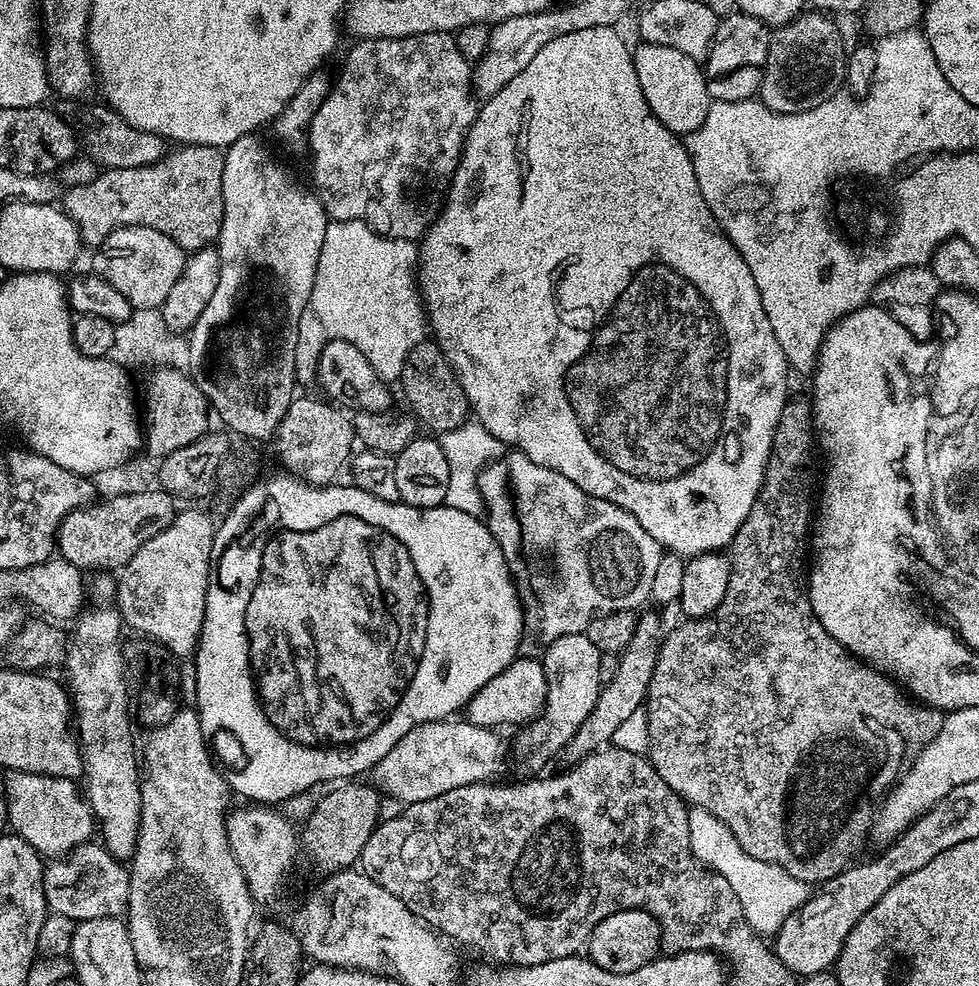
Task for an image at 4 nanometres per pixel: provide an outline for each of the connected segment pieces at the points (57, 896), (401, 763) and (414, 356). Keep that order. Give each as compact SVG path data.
M89 842L80 844L67 858L45 867L44 893L51 911L64 914L75 922L120 916L128 906L130 876L129 869L114 859L104 845Z
M467 718L431 720L419 724L371 769L371 783L385 797L393 796L409 805L426 798L438 798L438 794L458 790L458 786L491 781L504 760L504 744L500 741L500 734L491 728L471 724Z
M425 342L412 351L406 360L406 366L398 381L404 387L404 396L408 399L407 407L421 425L433 428L433 433L443 434L458 430L458 426L469 423L470 409L468 399L462 390L462 382L454 374L446 354L434 342Z

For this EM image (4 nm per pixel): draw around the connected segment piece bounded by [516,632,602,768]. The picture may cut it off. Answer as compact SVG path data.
M584 632L566 634L562 638L547 641L548 648L542 655L544 673L548 679L546 702L540 715L529 720L519 729L516 748L524 752L524 764L528 768L540 768L551 756L559 757L570 738L578 732L578 726L590 718L594 702L598 702L602 687L600 660L602 654Z

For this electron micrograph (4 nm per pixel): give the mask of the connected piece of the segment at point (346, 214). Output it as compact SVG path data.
M427 32L406 38L361 40L353 45L348 52L348 61L344 64L340 78L337 82L335 80L334 85L329 89L327 98L316 111L306 133L306 144L312 147L313 181L311 180L311 183L326 210L329 221L362 220L365 224L372 225L381 236L389 236L395 240L419 241L427 235L428 229L441 214L444 201L448 199L448 189L451 188L452 180L456 176L456 167L460 165L460 157L463 156L464 146L468 143L468 132L475 126L478 102L476 106L473 61L464 55L459 39L450 32Z

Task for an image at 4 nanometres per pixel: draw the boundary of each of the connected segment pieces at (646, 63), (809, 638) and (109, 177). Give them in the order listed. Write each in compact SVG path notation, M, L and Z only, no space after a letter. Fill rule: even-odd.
M641 43L639 47L634 52L636 73L657 118L677 134L697 132L709 123L714 112L714 97L701 61L682 54L682 50L674 50L674 46Z
M793 395L782 406L782 418L778 420L778 426L774 432L774 442L772 443L772 453L768 459L768 470L764 475L764 485L760 488L760 494L756 499L754 506L746 522L742 524L740 529L737 530L736 535L733 537L730 545L730 563L732 569L730 570L730 586L726 586L726 598L722 598L719 606L710 613L709 616L697 616L695 618L685 619L685 624L680 624L672 633L665 635L662 640L662 651L659 658L656 660L654 666L654 674L652 681L648 687L648 695L646 697L646 707L648 710L648 721L650 722L650 742L648 743L647 755L650 757L652 764L656 768L656 772L663 780L672 787L676 793L679 794L689 805L697 808L705 808L710 814L714 814L714 818L718 818L725 824L729 830L732 831L734 836L738 838L738 842L746 854L750 854L754 858L758 858L762 862L770 862L777 864L782 870L786 870L790 874L794 874L794 878L805 880L810 886L819 885L825 880L832 880L838 873L843 872L845 868L853 863L856 851L863 846L864 840L869 839L872 830L872 817L874 815L874 802L879 801L881 797L887 793L888 789L896 783L898 777L901 775L902 769L905 767L906 759L904 755L907 754L908 748L911 750L921 749L927 746L928 743L938 734L938 730L944 725L944 716L940 709L930 708L926 704L917 703L913 697L909 696L895 680L892 680L884 673L879 672L877 668L871 667L864 663L862 660L857 660L852 653L847 652L839 642L837 642L829 632L822 626L822 622L818 622L818 618L814 614L814 610L810 606L810 598L808 597L808 572L806 571L806 557L810 552L810 529L814 524L814 497L818 492L818 476L812 473L812 448L817 447L818 440L814 435L814 417L812 415L812 401L800 396Z
M185 144L183 146L173 147L162 159L154 162L150 166L138 166L137 168L109 168L101 171L99 176L94 178L92 182L86 182L85 185L74 185L67 189L62 196L62 207L68 213L68 217L74 221L80 231L81 241L85 245L90 246L89 249L95 250L99 248L102 242L106 242L106 238L110 234L114 234L114 230L125 228L126 226L146 226L158 230L162 234L166 234L170 238L174 238L174 242L178 242L178 246L184 248L185 253L191 254L199 252L201 248L215 245L220 239L220 231L224 222L224 152L219 148L210 146L209 144Z

